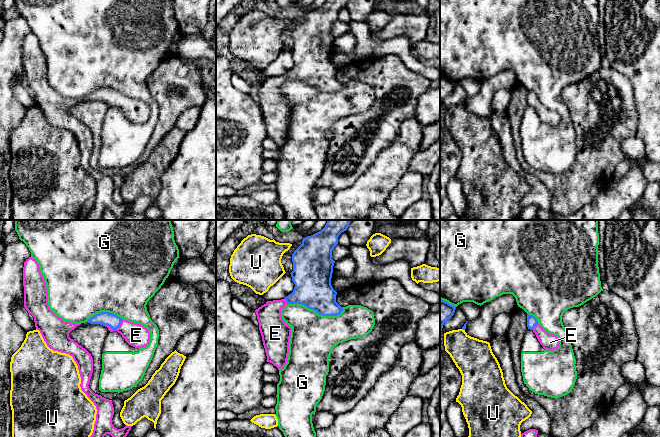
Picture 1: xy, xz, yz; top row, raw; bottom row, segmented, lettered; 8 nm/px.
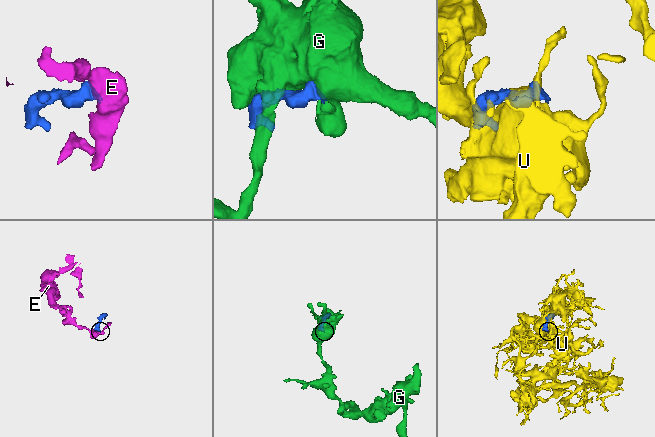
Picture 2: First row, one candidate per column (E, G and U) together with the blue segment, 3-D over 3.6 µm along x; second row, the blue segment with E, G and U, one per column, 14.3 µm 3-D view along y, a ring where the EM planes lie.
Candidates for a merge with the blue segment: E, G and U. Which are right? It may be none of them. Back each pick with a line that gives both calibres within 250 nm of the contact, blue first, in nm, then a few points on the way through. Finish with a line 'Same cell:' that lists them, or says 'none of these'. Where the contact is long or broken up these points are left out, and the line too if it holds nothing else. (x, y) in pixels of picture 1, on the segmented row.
E: 110/190 nm
Same cell: E

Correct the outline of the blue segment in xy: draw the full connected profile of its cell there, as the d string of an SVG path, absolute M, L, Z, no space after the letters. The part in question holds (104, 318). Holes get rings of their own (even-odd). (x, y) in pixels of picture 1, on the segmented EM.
M101 312L87 321L90 324L100 324L108 328L110 332L117 331L125 341L135 347L143 348L150 342L149 330L141 324L124 320L109 312Z

